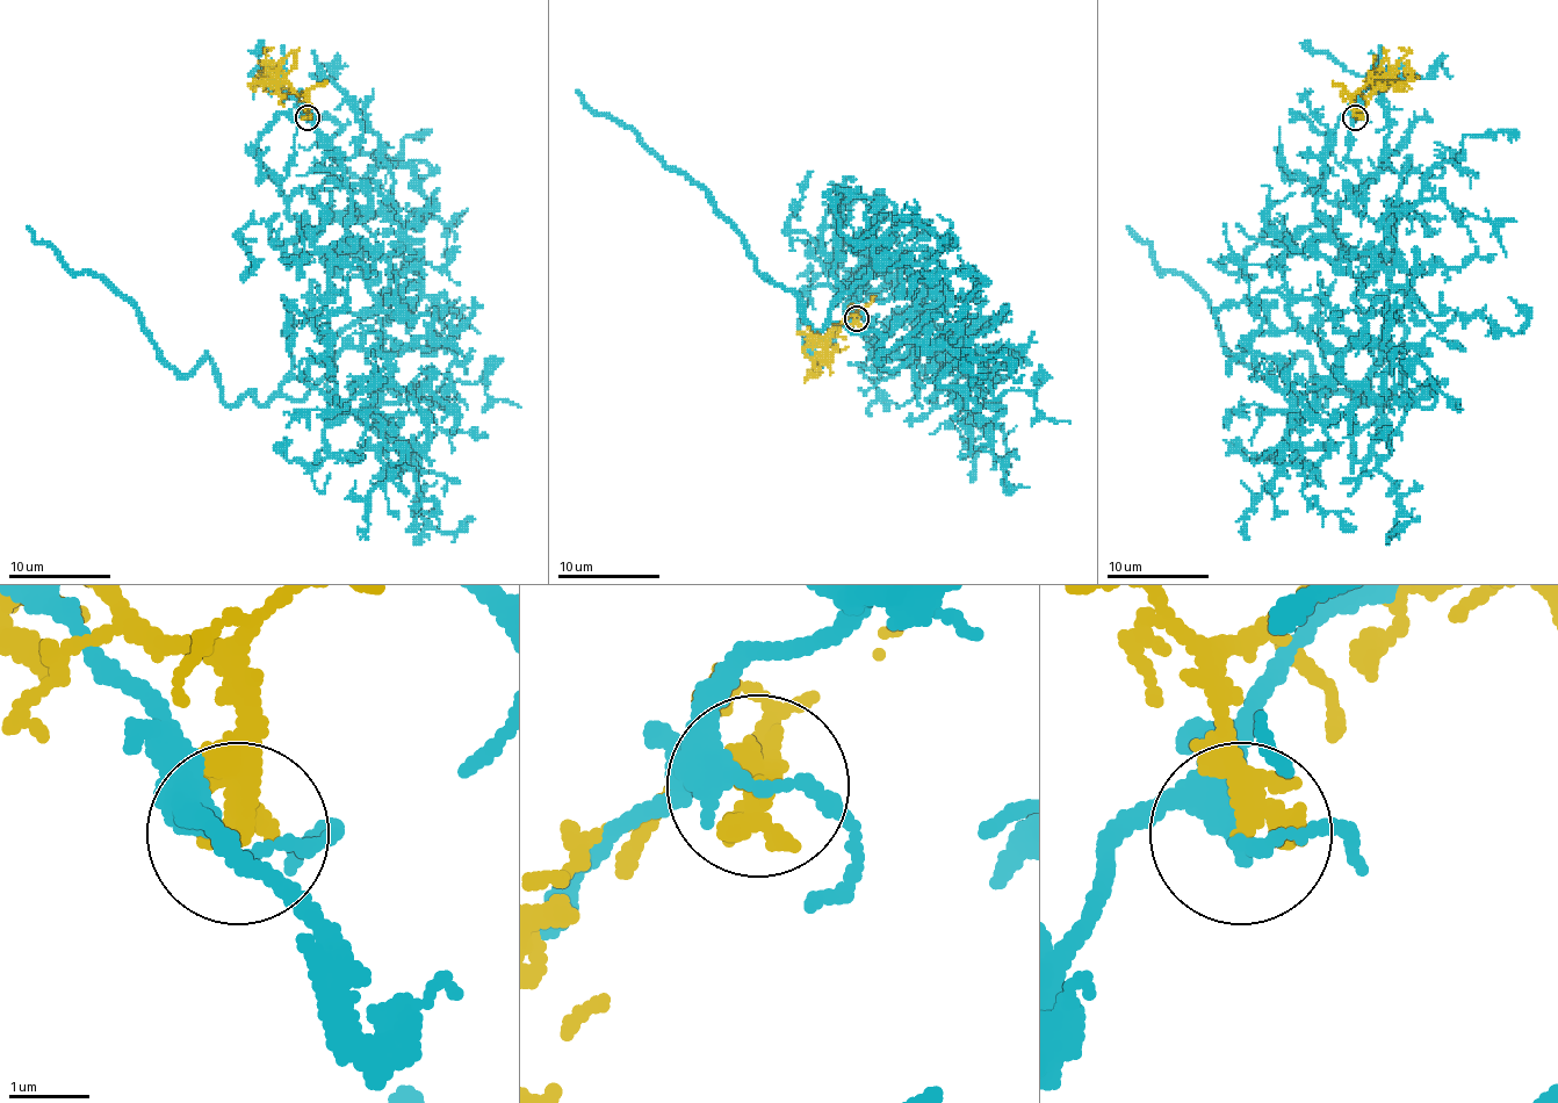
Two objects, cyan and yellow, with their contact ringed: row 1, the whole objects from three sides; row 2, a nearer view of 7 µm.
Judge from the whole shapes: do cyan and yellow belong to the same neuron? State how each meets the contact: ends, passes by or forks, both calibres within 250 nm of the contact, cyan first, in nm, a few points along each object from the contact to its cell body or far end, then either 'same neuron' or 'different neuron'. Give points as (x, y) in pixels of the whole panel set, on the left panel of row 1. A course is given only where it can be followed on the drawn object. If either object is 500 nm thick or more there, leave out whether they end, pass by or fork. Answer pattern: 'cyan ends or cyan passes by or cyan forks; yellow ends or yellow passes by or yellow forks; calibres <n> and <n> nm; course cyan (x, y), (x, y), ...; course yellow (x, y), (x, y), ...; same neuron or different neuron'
cyan forks; yellow ends; calibres 280 and 400 nm; course cyan (307, 116), (343, 167), (375, 308), (302, 399), (228, 404), (207, 355), (182, 376), (129, 302), (29, 226); course yellow (307, 116), (307, 99), (273, 73), (266, 52), (273, 48); different neuron

